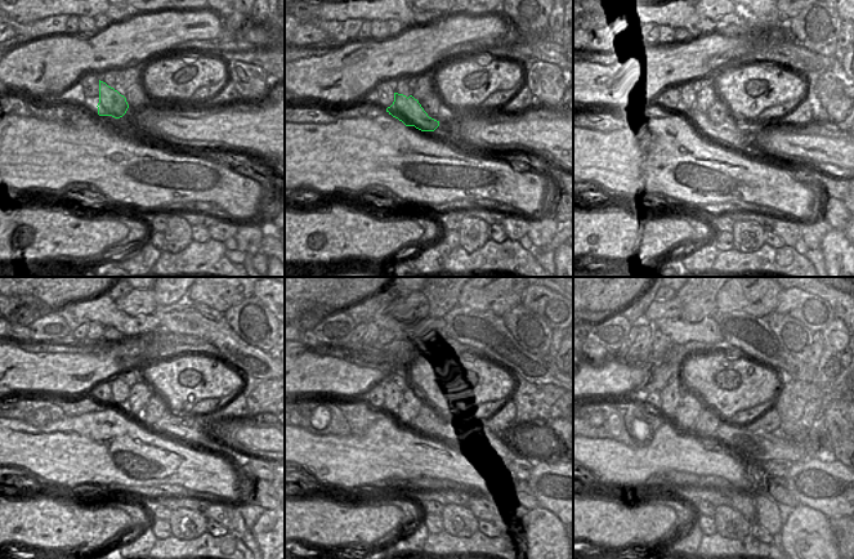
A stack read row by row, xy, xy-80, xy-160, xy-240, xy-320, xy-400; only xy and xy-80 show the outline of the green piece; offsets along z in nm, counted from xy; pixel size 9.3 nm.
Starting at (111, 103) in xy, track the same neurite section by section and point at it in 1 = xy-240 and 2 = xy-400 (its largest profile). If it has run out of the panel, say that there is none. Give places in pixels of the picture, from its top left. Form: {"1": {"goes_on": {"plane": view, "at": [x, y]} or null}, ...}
{"1": {"goes_on": {"plane": "xy-240", "at": [165, 430]}}, "2": {"goes_on": {"plane": "xy-400", "at": [763, 447]}}}

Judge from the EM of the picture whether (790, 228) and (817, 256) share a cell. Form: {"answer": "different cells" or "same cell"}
{"answer": "same cell"}

